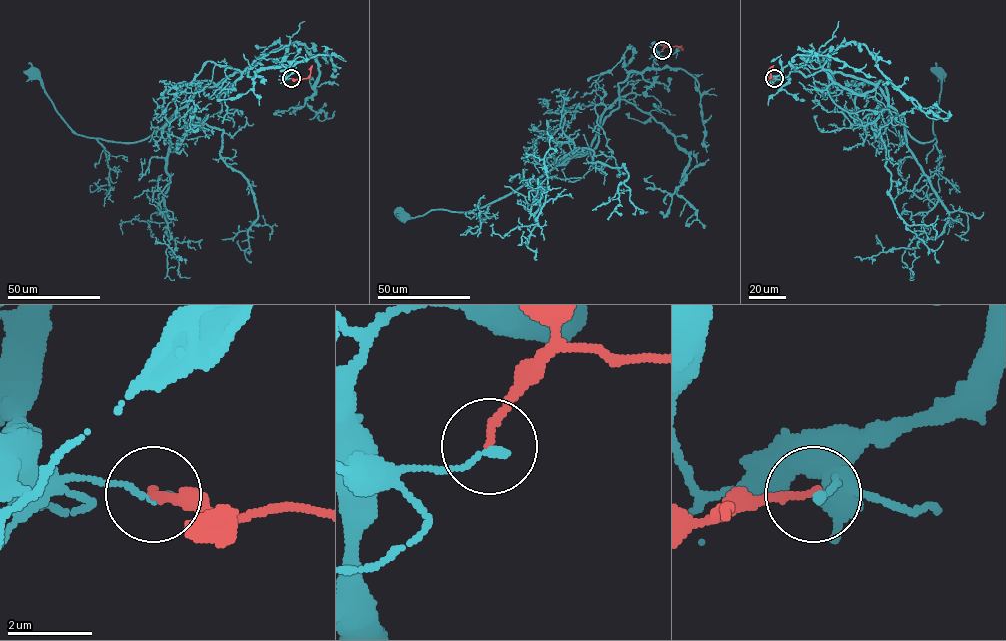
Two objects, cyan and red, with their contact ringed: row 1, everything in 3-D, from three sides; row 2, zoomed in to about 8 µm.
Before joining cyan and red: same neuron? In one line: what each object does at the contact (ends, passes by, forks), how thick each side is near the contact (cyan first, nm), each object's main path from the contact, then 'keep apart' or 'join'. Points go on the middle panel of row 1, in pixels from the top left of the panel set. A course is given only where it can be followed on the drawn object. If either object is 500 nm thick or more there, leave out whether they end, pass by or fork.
cyan ends | red ends | 170/180 nm | cyan via (662, 51), (651, 69), (632, 72), (618, 84), (619, 106), (585, 151), (480, 208), (404, 216) | red via (662, 51), (665, 46), (677, 46), (683, 50) | keep apart

